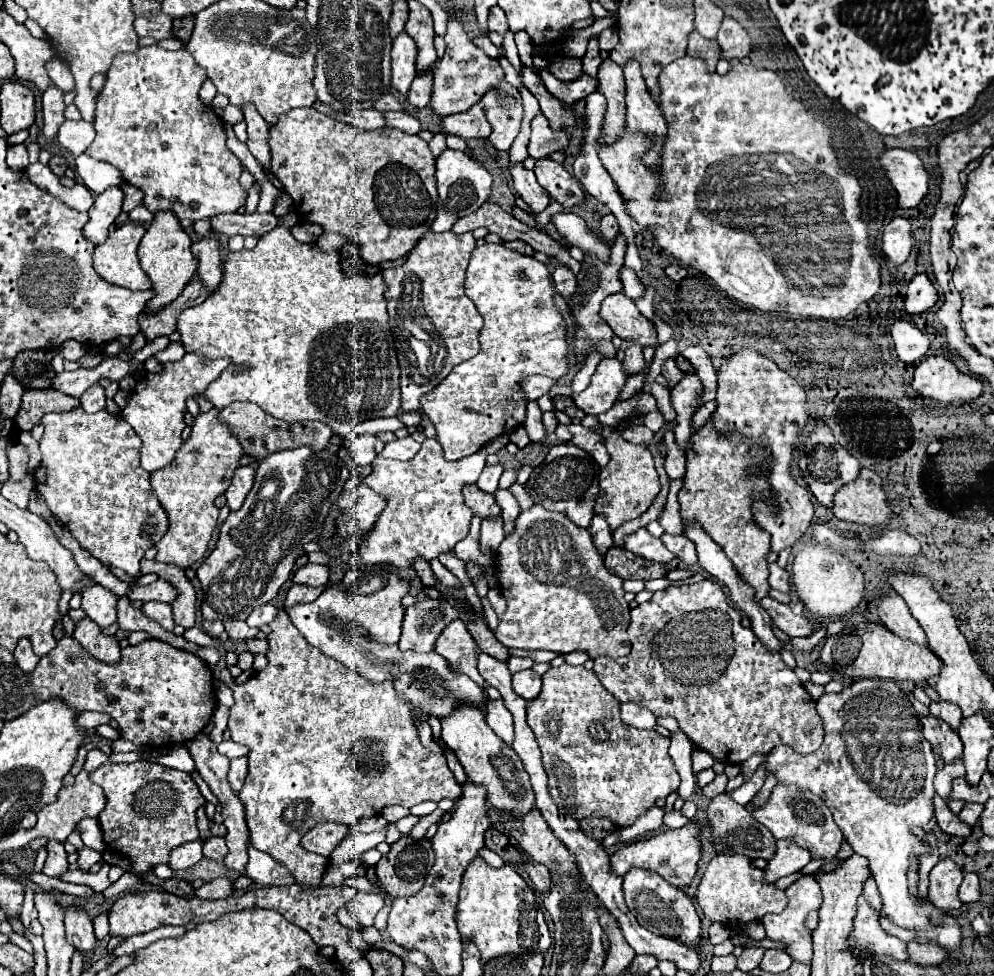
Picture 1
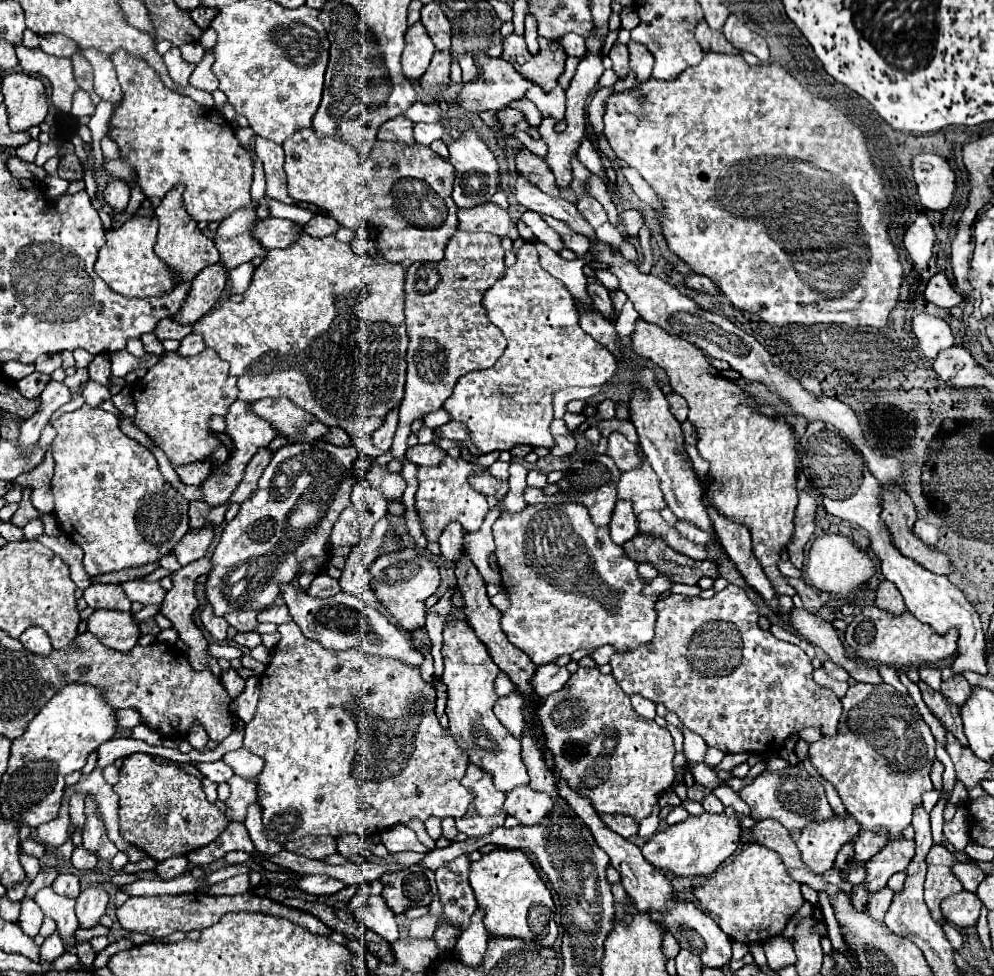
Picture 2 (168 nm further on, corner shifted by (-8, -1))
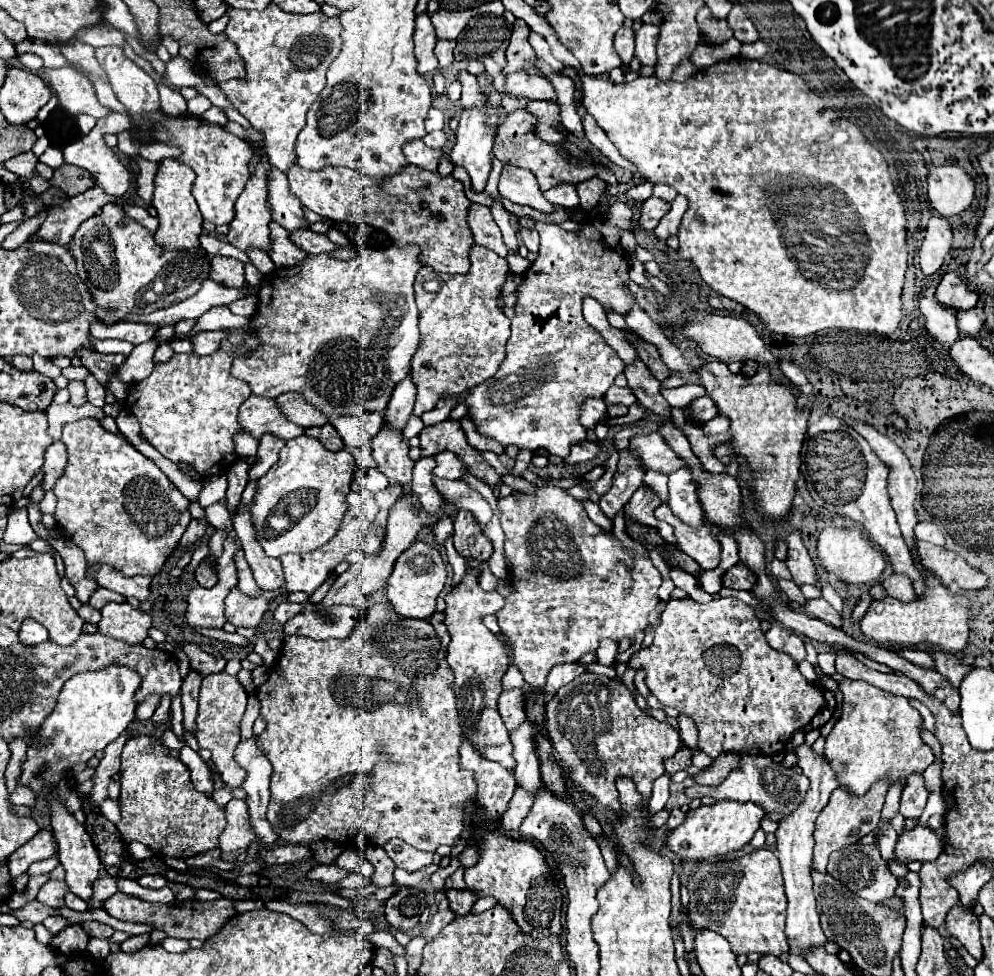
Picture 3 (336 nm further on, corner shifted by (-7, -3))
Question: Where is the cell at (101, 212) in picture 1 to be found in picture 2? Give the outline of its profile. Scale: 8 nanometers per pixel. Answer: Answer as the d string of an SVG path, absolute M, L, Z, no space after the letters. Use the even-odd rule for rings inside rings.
M111 179L107 183L107 187L103 189L103 199L111 207L113 215L119 215L119 213L123 213L127 209L129 193L131 193L131 187L121 179Z

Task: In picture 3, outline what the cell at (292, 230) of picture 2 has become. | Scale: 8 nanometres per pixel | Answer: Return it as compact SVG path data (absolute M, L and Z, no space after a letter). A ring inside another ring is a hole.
M300 229L300 231L292 233L290 239L292 239L300 249L304 249L304 251L310 253L310 255L332 253L332 251L338 249L338 245L334 245L326 235L314 233L314 231L310 231L310 229Z

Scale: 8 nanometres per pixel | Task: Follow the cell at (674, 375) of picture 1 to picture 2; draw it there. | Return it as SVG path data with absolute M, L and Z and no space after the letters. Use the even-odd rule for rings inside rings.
M669 393L667 401L669 401L669 409L675 415L675 419L679 423L683 423L687 419L687 401L683 397L679 397L677 393Z

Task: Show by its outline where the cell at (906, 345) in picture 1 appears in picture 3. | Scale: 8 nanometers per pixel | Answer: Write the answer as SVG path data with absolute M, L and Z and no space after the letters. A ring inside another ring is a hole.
M920 297L920 311L926 317L926 329L934 335L935 342L949 348L958 340L956 313L952 309L944 307L936 299Z

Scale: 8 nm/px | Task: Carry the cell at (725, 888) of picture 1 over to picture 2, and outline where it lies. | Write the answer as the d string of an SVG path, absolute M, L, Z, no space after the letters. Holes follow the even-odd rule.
M757 843L747 845L733 861L729 861L727 865L719 867L713 875L709 875L703 883L699 883L693 889L695 897L699 899L699 903L713 915L719 917L719 927L733 939L739 943L765 943L773 937L777 937L781 933L781 929L785 927L785 923L793 917L793 913L803 905L803 895L799 891L799 883L795 883L789 875L787 869L781 861L781 857L771 851L765 849Z

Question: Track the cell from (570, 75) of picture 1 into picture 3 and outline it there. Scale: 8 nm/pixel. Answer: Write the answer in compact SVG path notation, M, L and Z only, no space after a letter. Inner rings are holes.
M558 185L558 187L552 187L544 193L544 197L552 203L552 205L558 205L558 207L566 207L566 209L572 209L572 207L578 207L578 195L576 195L576 187L574 185Z

